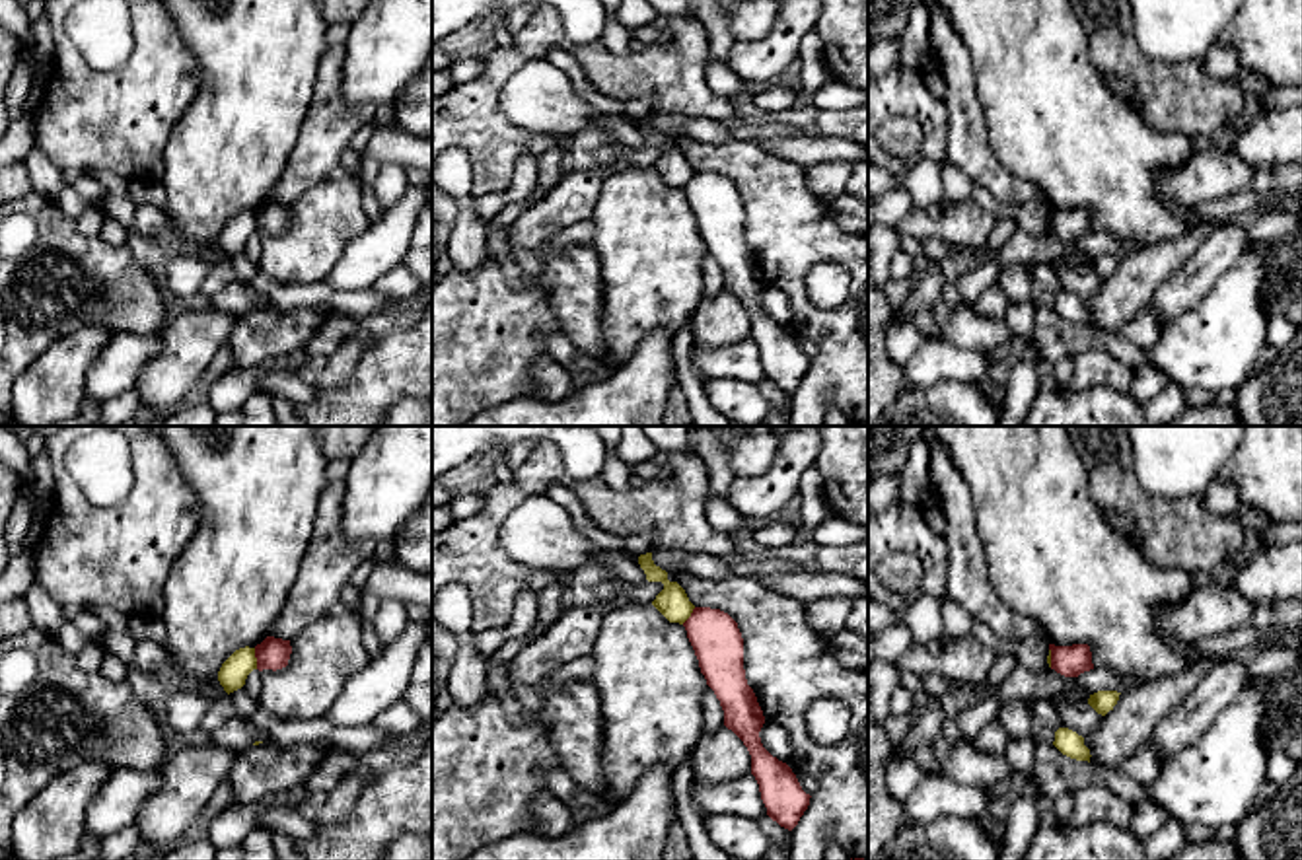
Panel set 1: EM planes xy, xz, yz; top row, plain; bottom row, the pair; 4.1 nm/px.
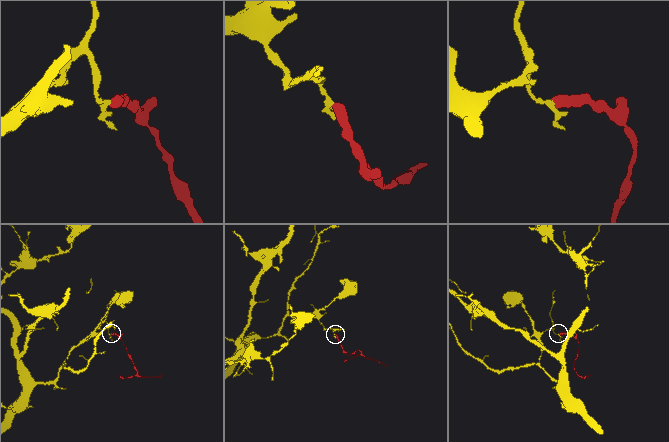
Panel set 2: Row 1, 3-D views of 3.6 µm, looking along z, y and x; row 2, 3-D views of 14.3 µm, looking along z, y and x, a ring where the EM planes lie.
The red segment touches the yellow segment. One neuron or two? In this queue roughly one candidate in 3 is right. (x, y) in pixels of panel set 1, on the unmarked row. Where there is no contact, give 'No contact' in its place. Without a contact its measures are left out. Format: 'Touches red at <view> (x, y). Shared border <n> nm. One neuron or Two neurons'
Touches red at xy (255, 220). Shared border 90 nm. Two neurons

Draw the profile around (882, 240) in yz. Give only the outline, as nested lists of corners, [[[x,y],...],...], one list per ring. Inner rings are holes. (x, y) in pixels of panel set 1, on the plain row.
[[[874,224],[868,228],[868,253],[872,259],[872,278],[884,290],[889,276],[891,257],[899,251],[899,232],[893,226]]]

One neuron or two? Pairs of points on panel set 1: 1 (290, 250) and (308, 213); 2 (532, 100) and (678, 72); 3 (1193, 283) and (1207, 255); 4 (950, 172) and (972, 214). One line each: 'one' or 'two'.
1: one
2: two
3: one
4: two

